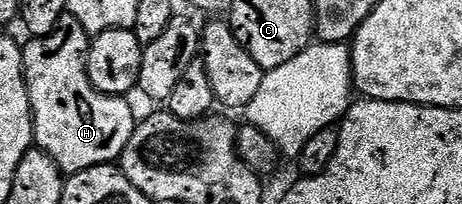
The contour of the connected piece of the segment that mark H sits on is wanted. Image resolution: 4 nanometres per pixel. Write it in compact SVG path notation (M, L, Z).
M64 16L61 23L49 35L31 37L23 50L23 76L27 79L27 94L31 104L31 124L35 126L34 144L49 154L53 163L63 170L64 174L80 173L89 167L109 165L118 162L123 156L125 147L133 135L137 116L131 110L129 100L122 96L111 96L99 93L87 74L88 50L92 38L77 23L77 19Z

